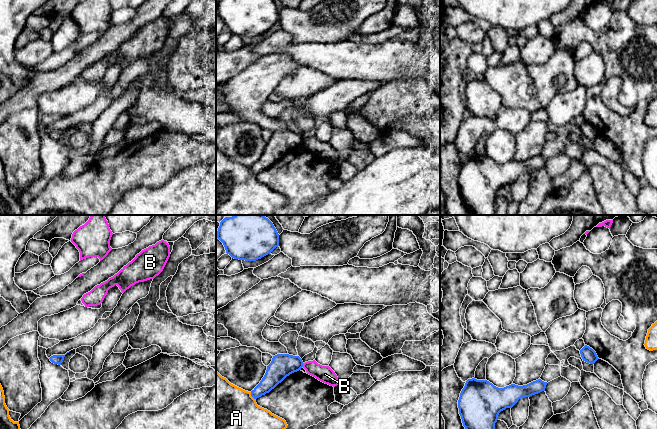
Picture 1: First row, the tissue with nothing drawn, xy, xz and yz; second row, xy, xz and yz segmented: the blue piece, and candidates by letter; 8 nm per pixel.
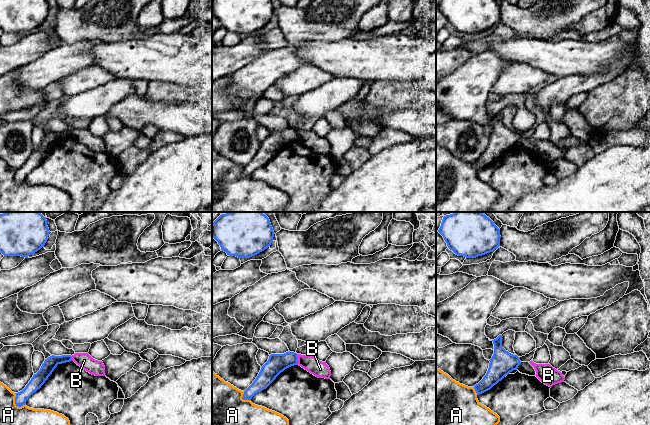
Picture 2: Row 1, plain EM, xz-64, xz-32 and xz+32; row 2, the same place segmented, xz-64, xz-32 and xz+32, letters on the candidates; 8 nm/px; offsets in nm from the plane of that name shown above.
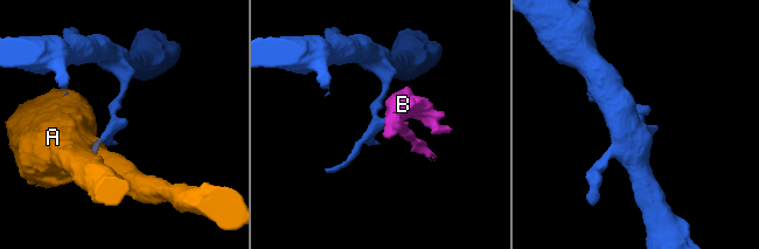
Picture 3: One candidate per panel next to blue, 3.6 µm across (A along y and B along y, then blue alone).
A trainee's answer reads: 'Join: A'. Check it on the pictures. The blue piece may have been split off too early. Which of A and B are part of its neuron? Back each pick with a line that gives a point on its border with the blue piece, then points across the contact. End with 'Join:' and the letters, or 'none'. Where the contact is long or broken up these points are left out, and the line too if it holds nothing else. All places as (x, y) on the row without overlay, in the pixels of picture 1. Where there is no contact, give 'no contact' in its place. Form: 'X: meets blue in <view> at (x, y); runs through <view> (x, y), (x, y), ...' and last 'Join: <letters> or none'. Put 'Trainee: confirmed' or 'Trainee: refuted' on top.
Trainee: refuted
Join: none

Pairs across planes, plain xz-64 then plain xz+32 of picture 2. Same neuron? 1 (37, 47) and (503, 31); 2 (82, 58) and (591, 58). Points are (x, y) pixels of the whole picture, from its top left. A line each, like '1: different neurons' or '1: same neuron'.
1: different neurons
2: different neurons

